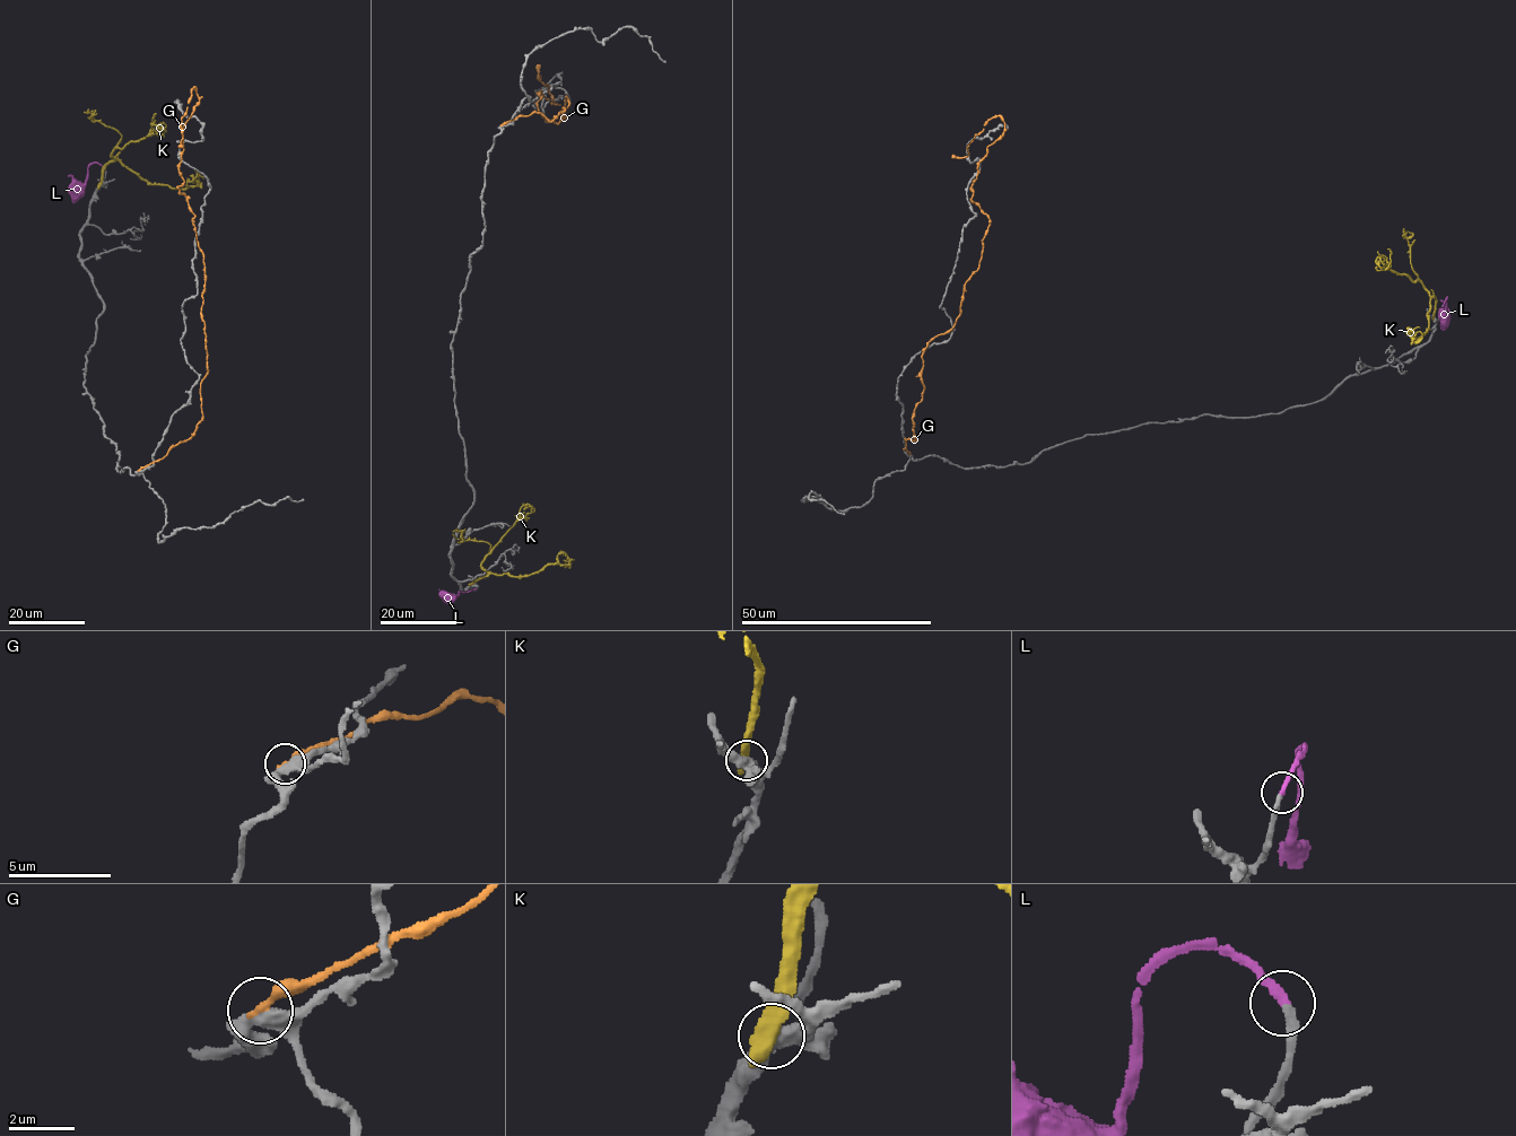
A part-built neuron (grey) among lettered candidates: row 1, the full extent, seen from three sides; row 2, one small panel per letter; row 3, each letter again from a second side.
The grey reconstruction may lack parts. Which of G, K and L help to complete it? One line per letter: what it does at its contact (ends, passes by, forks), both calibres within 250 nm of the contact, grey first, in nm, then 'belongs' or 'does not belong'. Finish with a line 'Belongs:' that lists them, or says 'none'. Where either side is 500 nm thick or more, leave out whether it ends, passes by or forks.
G: it ends; calibres 360 and 300 nm; does not belong
K: calibres 380 and 550 nm; does not belong
L: it ends; calibres 280 and 260 nm; belongs
Belongs: L

